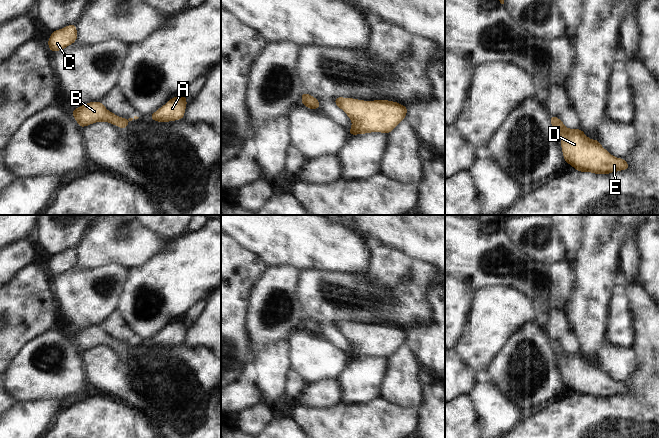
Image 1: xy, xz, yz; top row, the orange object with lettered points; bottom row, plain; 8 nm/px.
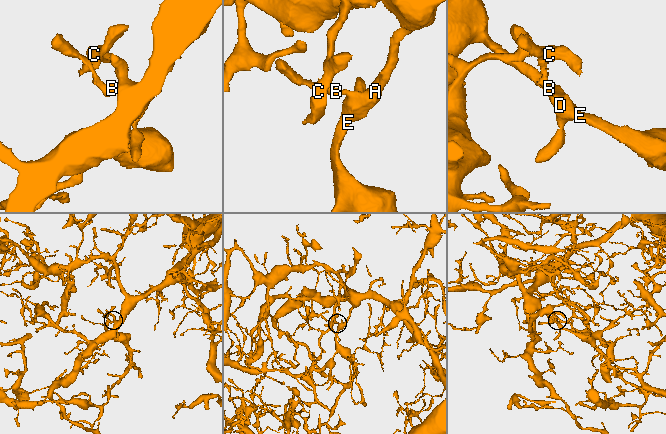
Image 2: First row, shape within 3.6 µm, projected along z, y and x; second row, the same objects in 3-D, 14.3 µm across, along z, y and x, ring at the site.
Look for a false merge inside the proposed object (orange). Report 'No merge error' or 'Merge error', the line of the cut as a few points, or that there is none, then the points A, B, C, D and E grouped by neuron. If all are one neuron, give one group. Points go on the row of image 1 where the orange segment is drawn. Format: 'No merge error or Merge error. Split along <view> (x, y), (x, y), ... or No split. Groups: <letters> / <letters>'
No merge error. No split. Groups: A B C D E

